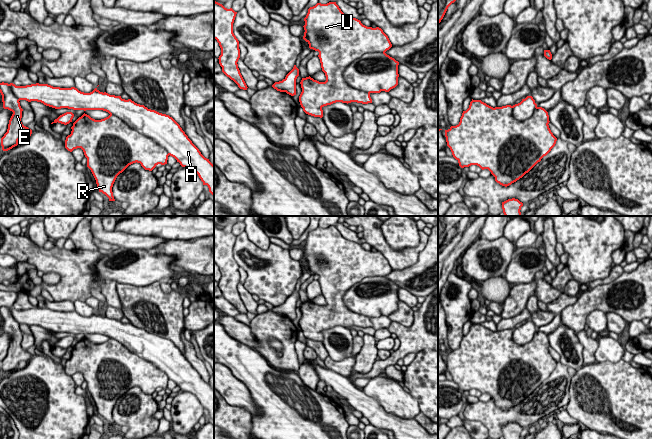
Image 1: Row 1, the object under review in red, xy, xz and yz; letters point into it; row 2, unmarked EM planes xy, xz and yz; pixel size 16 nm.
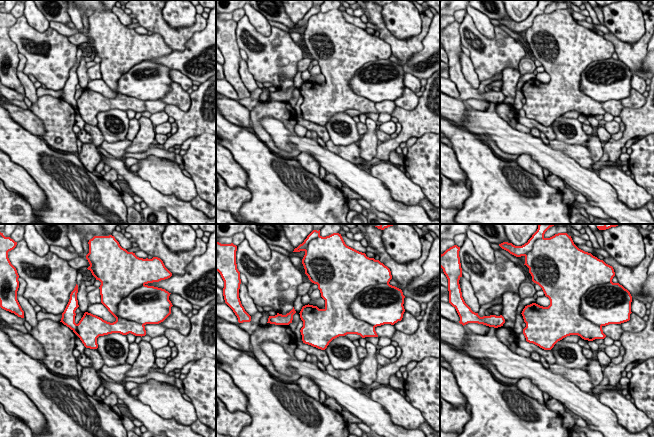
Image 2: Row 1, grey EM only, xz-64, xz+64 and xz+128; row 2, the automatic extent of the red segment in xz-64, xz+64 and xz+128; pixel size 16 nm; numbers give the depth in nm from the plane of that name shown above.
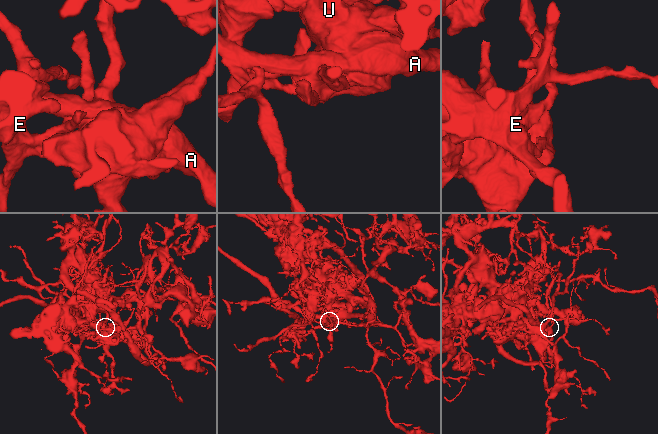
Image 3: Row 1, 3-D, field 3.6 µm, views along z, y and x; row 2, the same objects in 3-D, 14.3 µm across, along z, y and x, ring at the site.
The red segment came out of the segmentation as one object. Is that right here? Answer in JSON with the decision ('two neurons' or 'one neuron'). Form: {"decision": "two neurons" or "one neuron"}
{"decision": "two neurons"}

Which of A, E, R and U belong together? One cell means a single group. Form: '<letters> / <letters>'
A E / R U

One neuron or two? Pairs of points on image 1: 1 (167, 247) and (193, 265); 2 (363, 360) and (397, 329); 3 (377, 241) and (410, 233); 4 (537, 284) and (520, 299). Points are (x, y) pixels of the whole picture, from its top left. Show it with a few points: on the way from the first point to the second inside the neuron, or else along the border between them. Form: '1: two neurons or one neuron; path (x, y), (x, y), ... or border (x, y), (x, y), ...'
1: one neuron; path (173, 248), (176, 248), (187, 259)
2: two neurons; border (376, 360), (368, 372), (358, 373)
3: two neurons; border (380, 226), (385, 241), (391, 247), (407, 248)
4: one neuron; path (533, 288), (524, 295)

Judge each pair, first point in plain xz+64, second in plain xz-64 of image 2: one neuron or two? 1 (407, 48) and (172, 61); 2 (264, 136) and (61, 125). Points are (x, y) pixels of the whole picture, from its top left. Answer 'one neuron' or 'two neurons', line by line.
1: two neurons
2: one neuron

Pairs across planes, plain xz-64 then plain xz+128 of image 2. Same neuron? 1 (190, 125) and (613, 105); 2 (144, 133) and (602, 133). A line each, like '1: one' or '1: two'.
1: two
2: two

